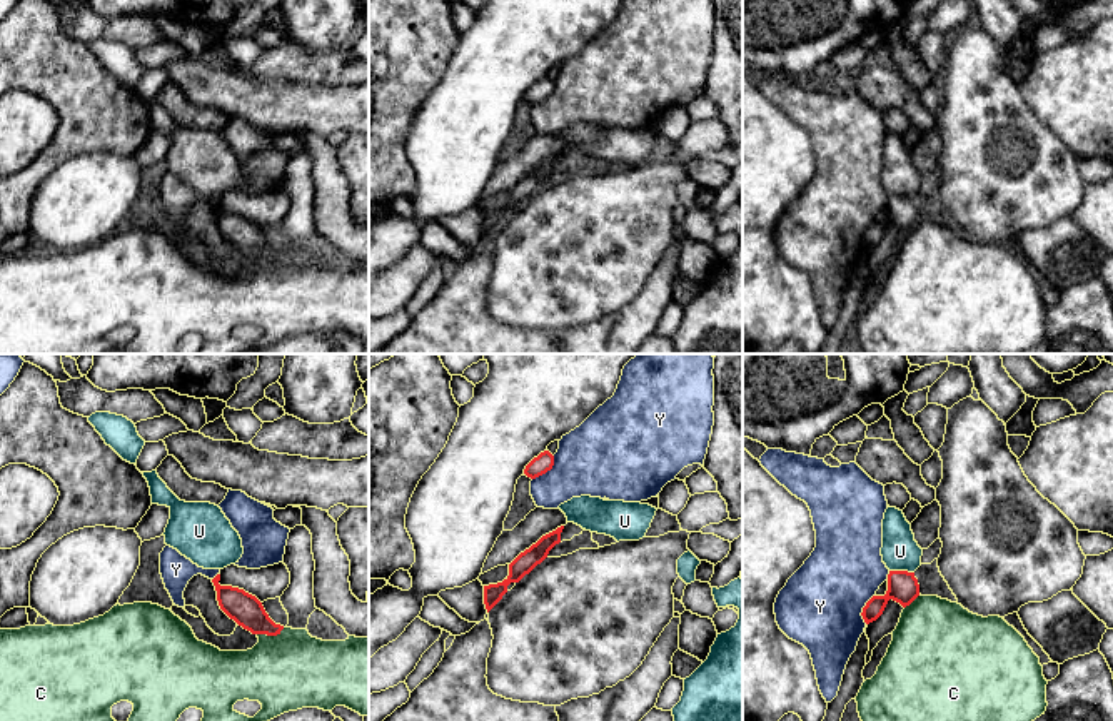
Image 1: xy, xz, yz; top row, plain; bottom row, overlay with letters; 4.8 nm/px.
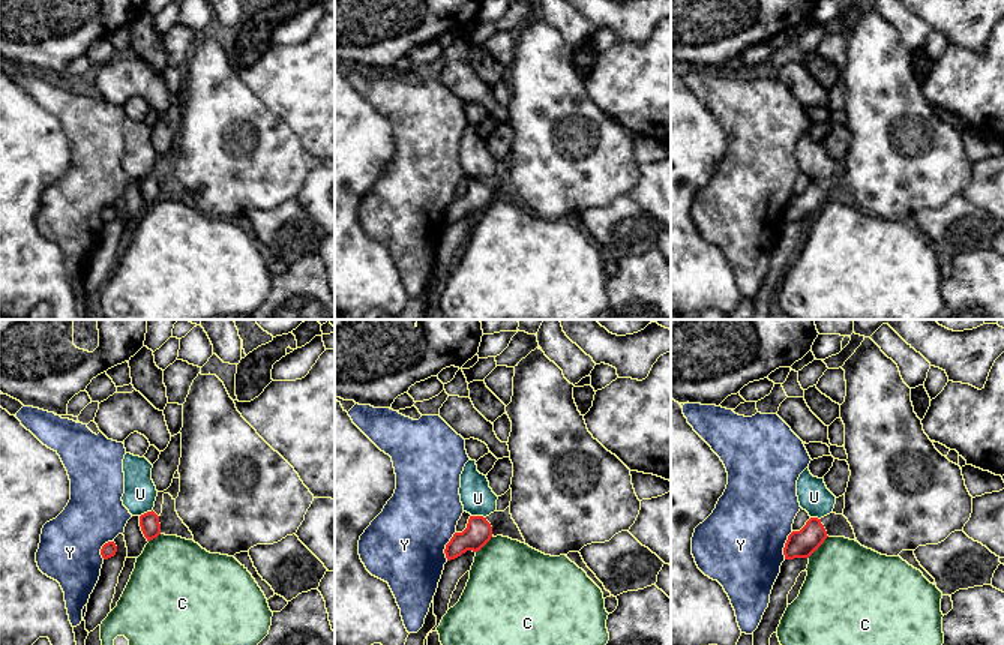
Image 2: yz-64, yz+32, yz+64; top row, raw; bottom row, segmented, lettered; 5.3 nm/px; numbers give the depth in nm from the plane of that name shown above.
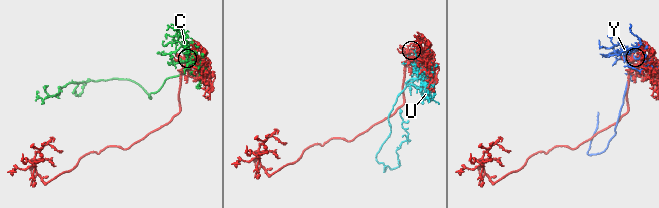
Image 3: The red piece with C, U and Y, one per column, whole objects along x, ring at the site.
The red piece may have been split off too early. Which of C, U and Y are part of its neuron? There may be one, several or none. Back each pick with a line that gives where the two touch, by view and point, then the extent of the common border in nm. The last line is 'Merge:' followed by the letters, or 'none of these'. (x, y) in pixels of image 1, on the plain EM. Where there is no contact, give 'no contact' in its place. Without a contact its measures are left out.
Merge: none of these

